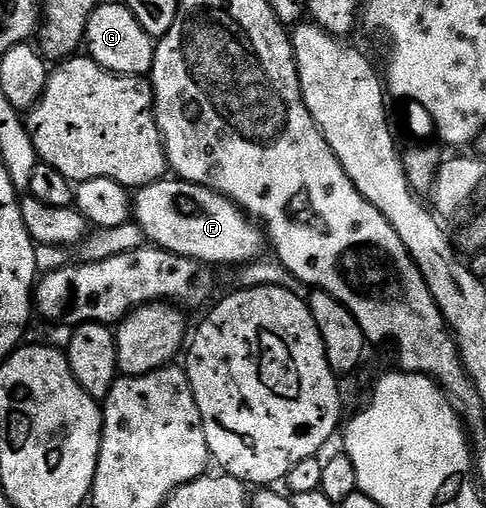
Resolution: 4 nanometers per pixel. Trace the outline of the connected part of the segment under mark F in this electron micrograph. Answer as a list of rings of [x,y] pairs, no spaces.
[[[164,177],[150,183],[148,187],[138,188],[133,195],[133,219],[143,231],[144,240],[148,244],[163,251],[172,251],[175,255],[186,259],[195,259],[204,265],[249,264],[260,258],[259,250],[265,247],[264,232],[226,195],[218,195],[208,187],[196,183],[185,183],[178,177]]]

